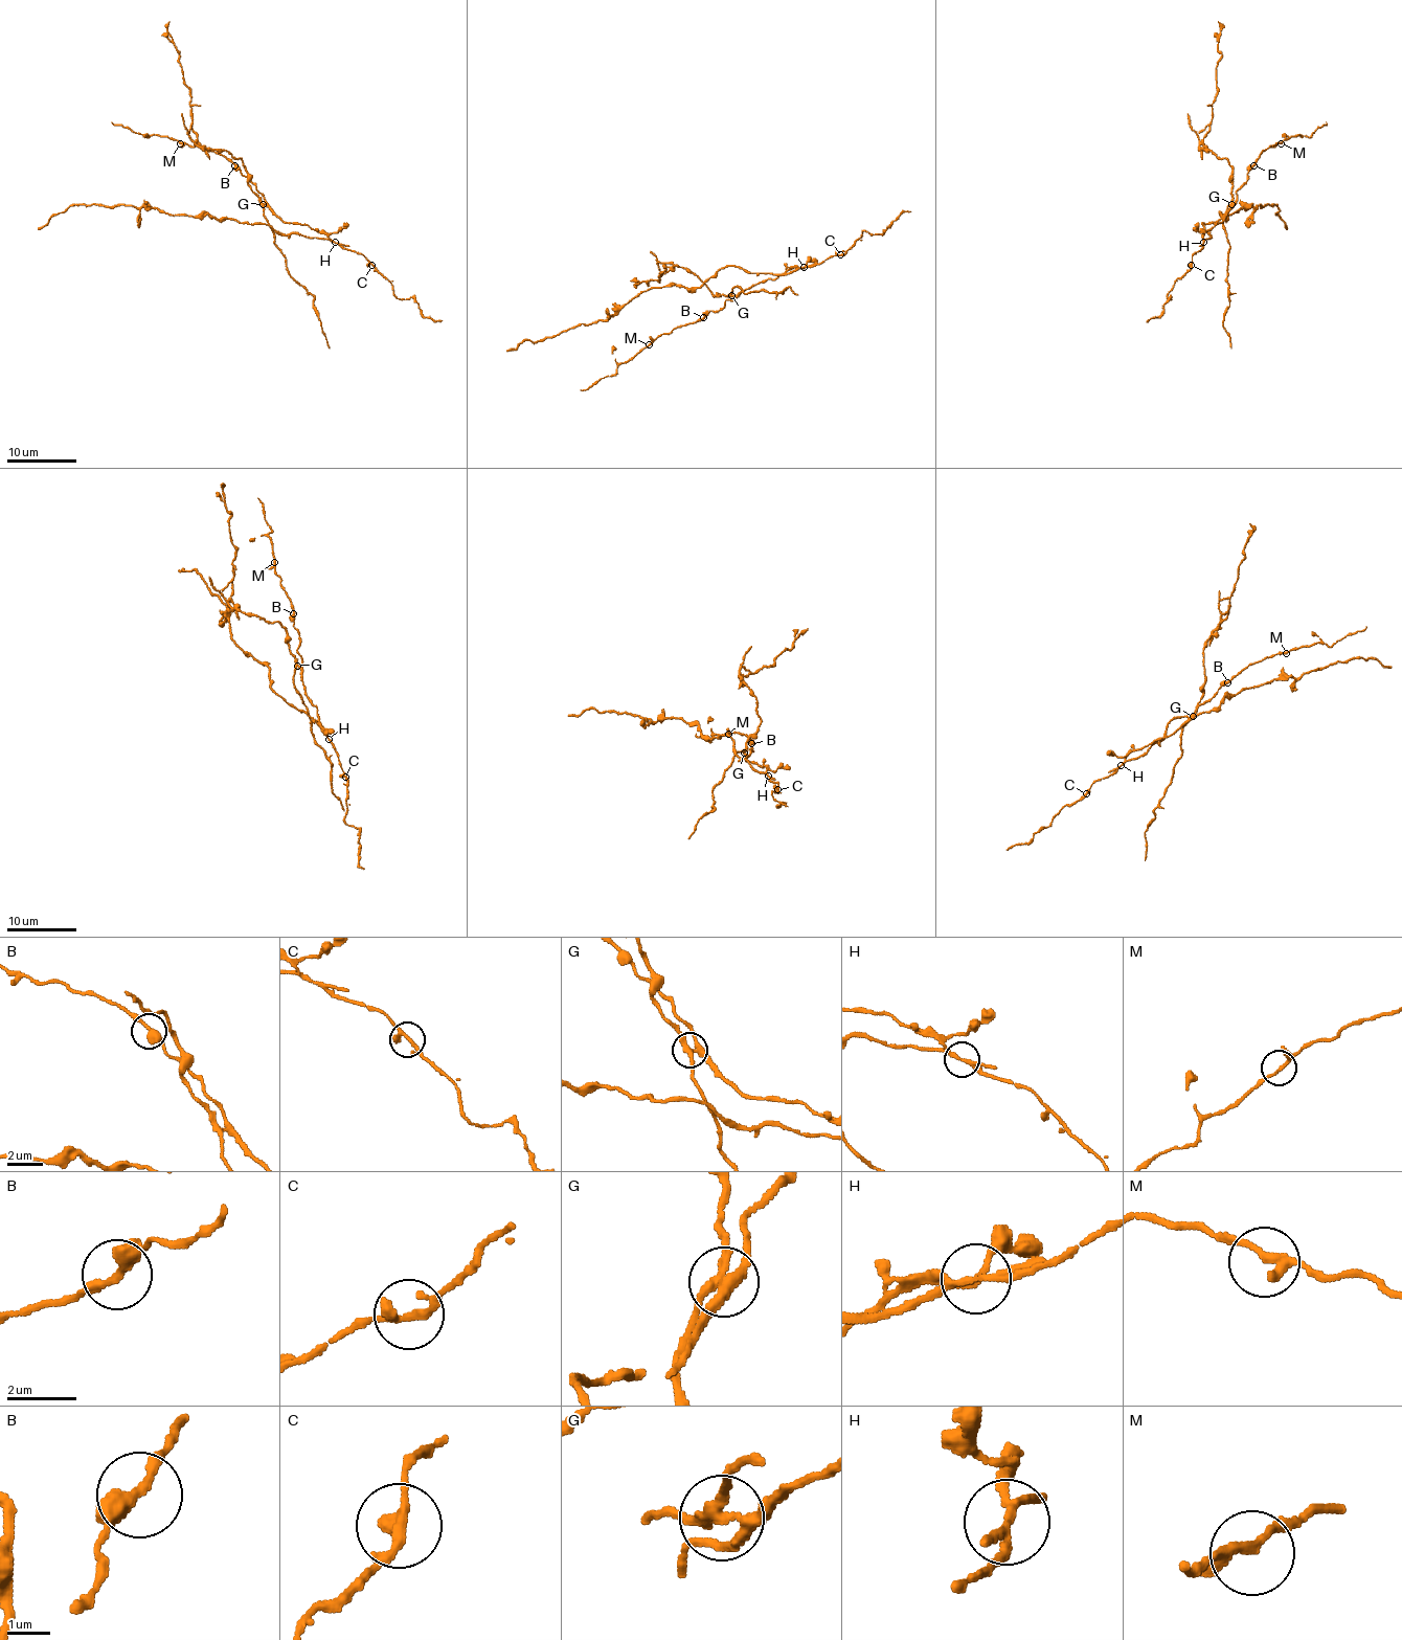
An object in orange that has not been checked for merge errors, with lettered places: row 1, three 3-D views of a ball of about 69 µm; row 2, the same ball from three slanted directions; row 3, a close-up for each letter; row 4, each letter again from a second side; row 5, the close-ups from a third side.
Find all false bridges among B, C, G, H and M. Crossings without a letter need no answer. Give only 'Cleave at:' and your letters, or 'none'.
Cleave at: G, H

